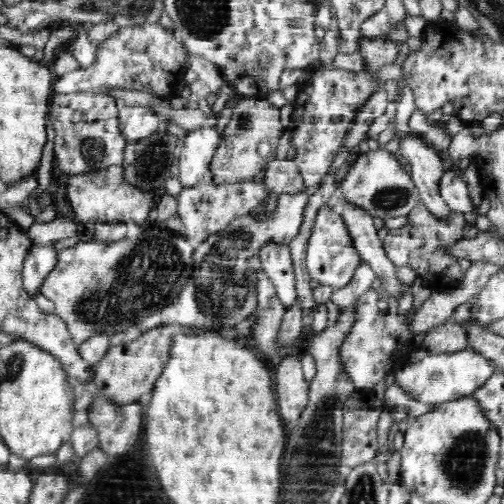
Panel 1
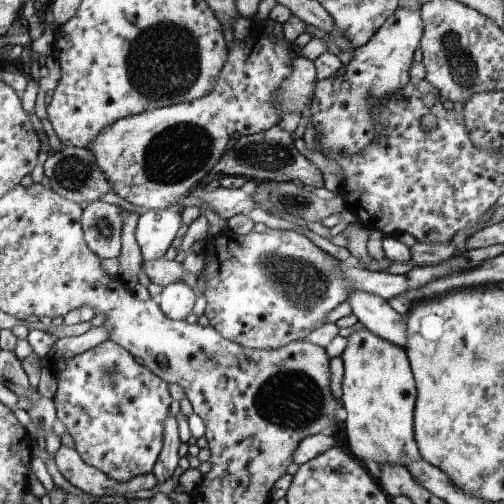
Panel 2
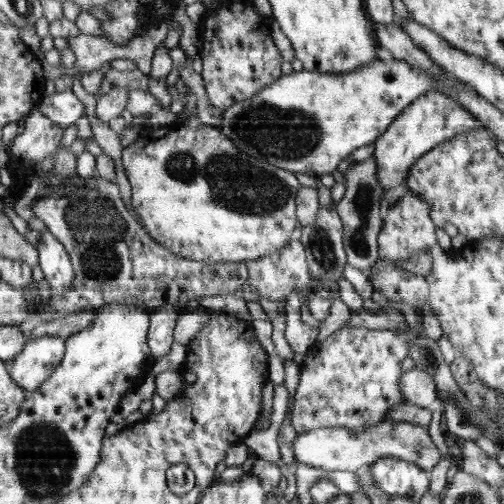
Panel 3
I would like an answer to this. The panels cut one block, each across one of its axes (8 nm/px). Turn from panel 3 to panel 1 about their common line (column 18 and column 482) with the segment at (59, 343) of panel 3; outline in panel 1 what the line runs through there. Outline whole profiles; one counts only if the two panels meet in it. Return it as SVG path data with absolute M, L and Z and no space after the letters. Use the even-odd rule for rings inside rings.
M462 350L458 354L440 354L440 356L428 354L414 366L404 364L402 368L394 370L394 380L416 402L436 408L466 398L474 388L480 388L480 384L490 376L490 372L494 372L494 366L490 362L486 362L472 350Z

